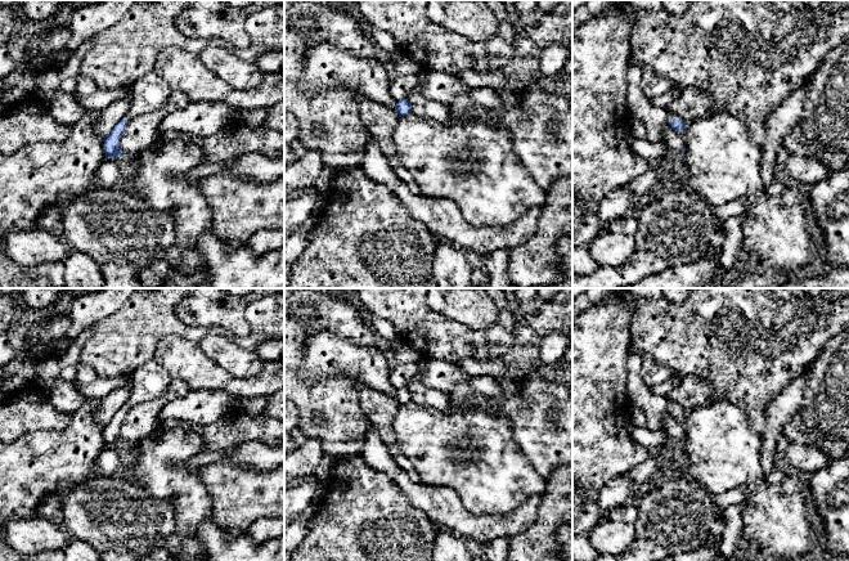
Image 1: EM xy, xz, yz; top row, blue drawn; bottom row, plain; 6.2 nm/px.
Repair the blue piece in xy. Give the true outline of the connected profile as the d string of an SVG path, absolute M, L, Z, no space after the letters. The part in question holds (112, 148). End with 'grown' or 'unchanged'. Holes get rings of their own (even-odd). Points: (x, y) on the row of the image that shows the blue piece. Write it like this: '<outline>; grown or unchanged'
M154 71L145 73L131 86L132 103L129 113L113 127L109 135L104 138L105 158L123 157L120 140L127 126L127 122L136 115L162 108L170 94L171 87Z; grown

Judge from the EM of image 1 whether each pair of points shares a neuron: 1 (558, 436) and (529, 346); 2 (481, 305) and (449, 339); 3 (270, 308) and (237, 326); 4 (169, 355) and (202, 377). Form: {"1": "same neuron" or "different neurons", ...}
{"1": "same neuron", "2": "different neurons", "3": "different neurons", "4": "same neuron"}

